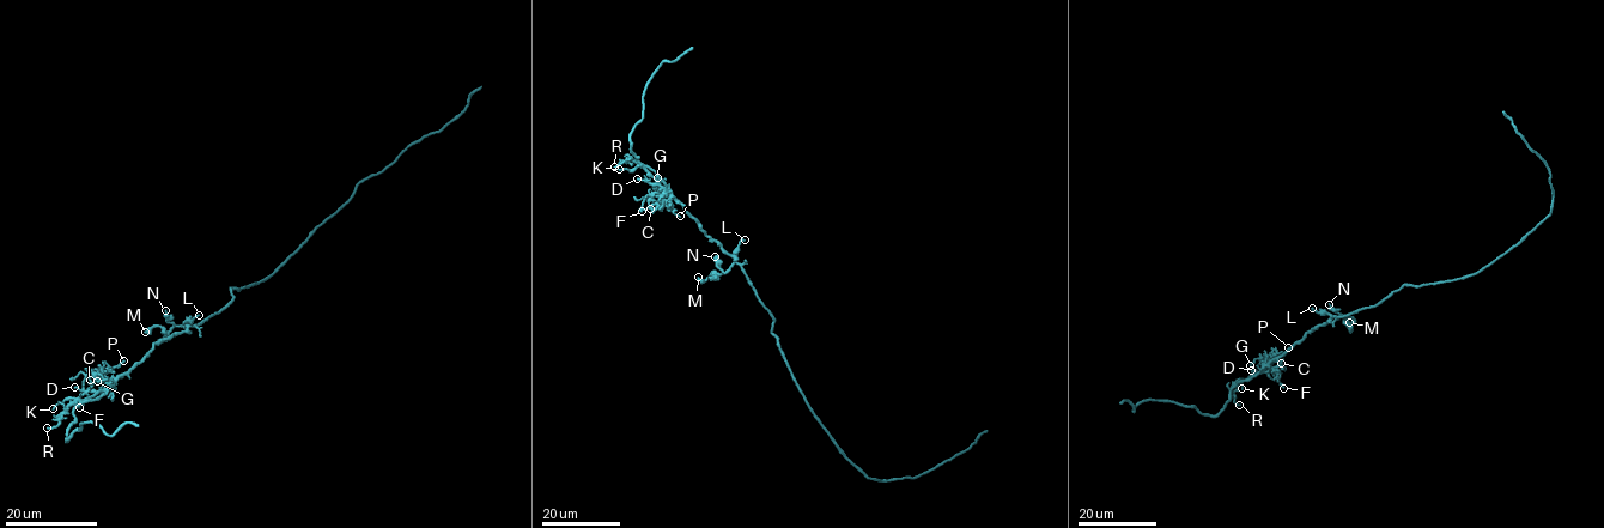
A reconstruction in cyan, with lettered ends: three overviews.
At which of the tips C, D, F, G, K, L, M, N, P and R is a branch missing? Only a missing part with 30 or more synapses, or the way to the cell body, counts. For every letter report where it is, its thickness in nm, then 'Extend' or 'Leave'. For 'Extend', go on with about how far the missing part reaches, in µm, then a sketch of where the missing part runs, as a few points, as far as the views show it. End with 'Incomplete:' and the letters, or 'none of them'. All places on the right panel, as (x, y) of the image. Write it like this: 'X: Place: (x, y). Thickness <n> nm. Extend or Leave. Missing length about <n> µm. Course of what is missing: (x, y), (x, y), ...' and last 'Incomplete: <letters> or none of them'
C: Place: (1281, 363). Thickness 90 nm. Leave
D: Place: (1251, 370). Thickness 120 nm. Leave
F: Place: (1283, 388). Thickness 180 nm. Leave
G: Place: (1250, 365). Thickness 100 nm. Leave
K: Place: (1241, 388). Thickness 140 nm. Leave
L: Place: (1312, 308). Thickness 120 nm. Leave
M: Place: (1349, 322). Thickness 170 nm. Leave
N: Place: (1329, 304). Thickness 110 nm. Leave
P: Place: (1288, 347). Thickness 110 nm. Leave
R: Place: (1239, 405). Thickness 100 nm. Leave
Incomplete: none of them

